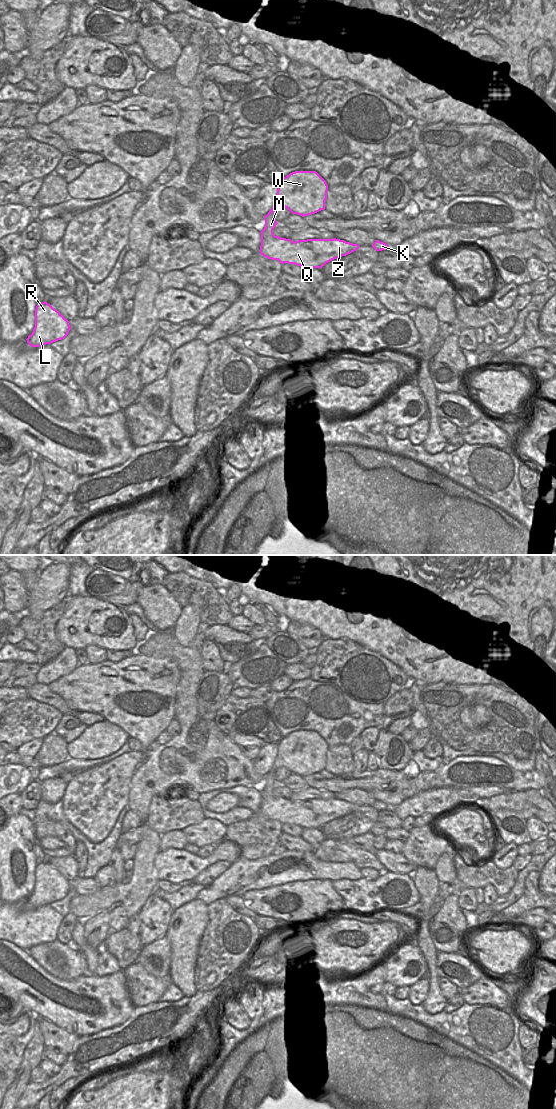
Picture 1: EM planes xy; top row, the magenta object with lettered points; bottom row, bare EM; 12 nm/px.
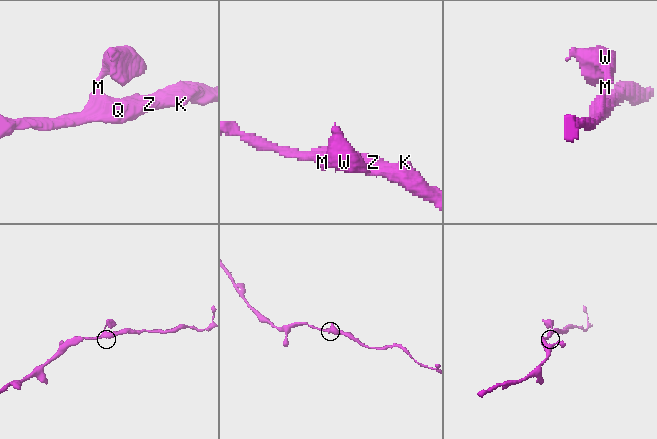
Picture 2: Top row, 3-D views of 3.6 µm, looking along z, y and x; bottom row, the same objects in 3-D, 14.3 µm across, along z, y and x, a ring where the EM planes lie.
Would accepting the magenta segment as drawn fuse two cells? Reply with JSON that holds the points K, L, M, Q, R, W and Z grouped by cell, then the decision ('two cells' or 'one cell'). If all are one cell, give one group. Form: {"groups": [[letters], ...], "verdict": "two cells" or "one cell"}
{"groups": [["K", "L", "M", "Q", "R", "W", "Z"]], "verdict": "one cell"}

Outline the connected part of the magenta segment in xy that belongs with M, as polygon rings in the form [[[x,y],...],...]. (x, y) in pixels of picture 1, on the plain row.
[[[295,731],[278,743],[277,757],[272,769],[264,776],[265,787],[261,793],[260,814],[272,820],[278,820],[281,824],[295,824],[302,828],[322,828],[326,823],[346,816],[356,811],[360,806],[340,799],[307,799],[296,802],[291,799],[281,798],[273,794],[273,789],[278,784],[275,779],[275,771],[280,767],[287,768],[292,774],[302,777],[315,774],[325,769],[328,745],[316,731]]]

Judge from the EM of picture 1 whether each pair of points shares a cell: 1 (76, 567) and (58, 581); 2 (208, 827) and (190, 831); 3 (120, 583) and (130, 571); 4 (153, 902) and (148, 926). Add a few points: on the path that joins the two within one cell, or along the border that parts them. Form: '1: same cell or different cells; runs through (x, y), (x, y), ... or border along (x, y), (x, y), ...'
1: different cells; border along (71, 566), (67, 594)
2: same cell; runs through (204, 831), (194, 831)
3: different cells; border along (102, 570), (119, 575), (129, 582)
4: same cell; runs through (153, 908), (153, 920)

